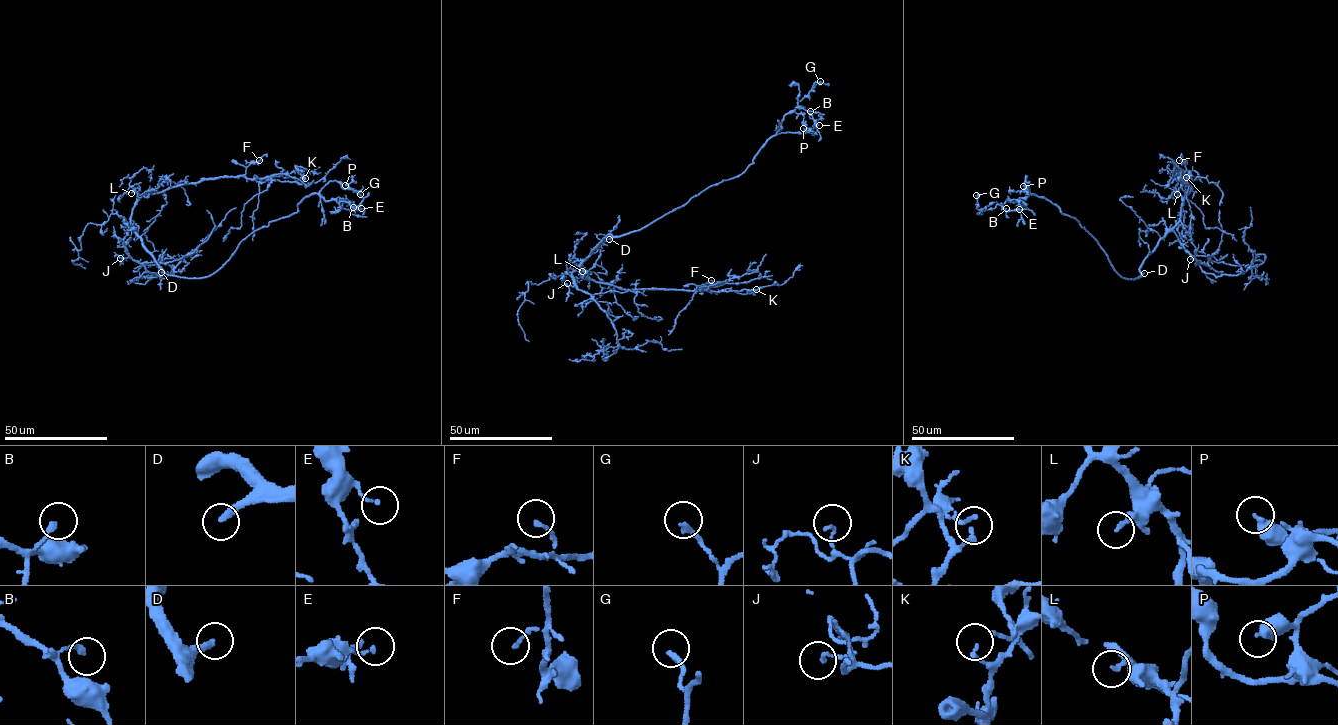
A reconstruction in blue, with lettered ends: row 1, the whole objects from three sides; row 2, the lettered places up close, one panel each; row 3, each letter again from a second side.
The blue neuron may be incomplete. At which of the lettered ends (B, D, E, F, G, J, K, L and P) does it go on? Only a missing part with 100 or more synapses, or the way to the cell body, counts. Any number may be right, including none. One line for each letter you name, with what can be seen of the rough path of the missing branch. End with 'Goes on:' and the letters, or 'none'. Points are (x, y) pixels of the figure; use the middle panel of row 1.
D: Course of what is missing: (609, 239), (593, 242), (571, 239), (560, 244), (534, 245), (517, 228)
Goes on: D

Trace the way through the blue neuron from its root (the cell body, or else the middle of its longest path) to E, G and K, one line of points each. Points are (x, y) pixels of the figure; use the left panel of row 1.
E: (158, 265), (179, 277), (210, 275), (243, 240), (296, 213), (312, 194), (343, 208), (361, 208)
G: (158, 265), (169, 275), (206, 277), (251, 233), (296, 213), (305, 197), (318, 193), (354, 209), (360, 194)
K: (158, 265), (130, 227), (132, 208), (144, 195), (221, 177), (299, 183), (305, 178)

